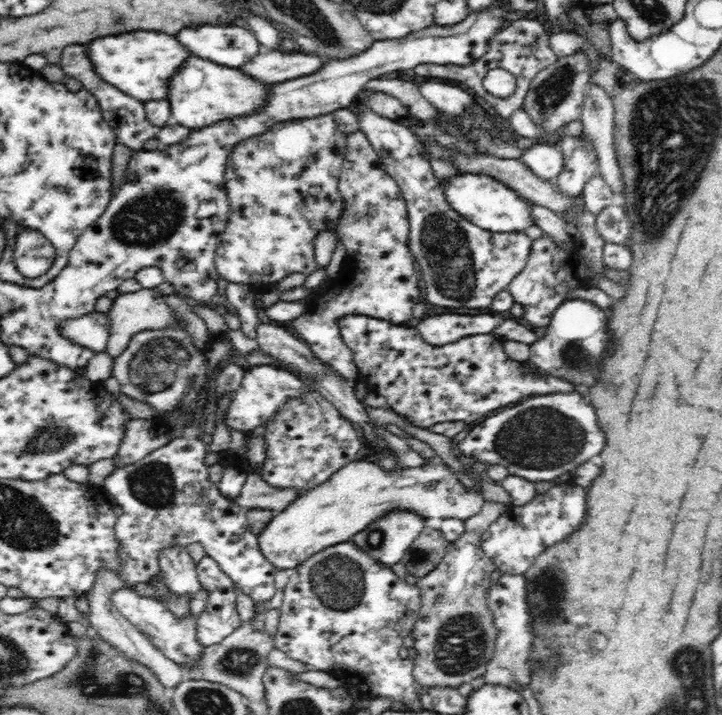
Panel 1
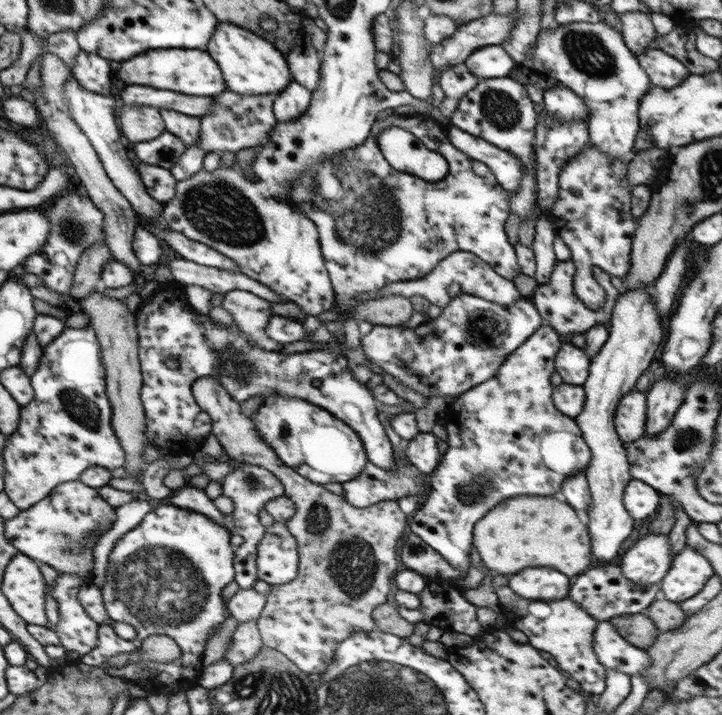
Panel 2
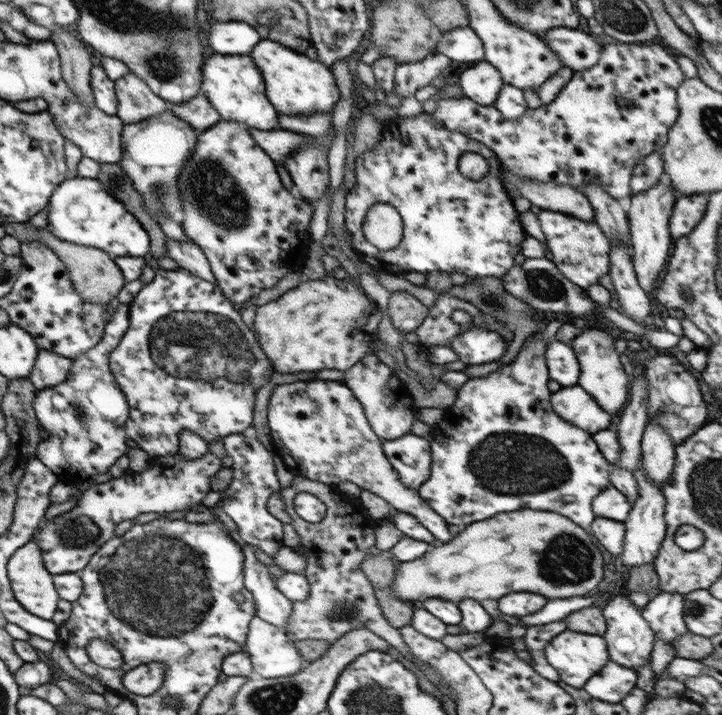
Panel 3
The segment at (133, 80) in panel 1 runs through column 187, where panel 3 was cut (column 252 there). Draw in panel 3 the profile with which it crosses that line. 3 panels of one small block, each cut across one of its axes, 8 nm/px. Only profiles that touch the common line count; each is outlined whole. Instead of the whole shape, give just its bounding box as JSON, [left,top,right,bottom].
[248,40,339,115]

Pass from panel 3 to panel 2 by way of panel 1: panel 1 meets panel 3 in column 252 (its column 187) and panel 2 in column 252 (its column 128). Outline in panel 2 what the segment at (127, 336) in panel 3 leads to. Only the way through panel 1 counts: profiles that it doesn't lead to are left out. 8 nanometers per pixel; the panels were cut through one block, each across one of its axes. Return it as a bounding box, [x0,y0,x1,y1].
[133,281,393,469]

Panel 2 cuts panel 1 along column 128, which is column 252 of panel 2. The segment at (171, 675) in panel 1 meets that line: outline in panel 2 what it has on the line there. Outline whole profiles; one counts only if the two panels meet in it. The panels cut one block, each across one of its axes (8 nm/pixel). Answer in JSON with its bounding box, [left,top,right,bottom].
[223,622,263,666]

